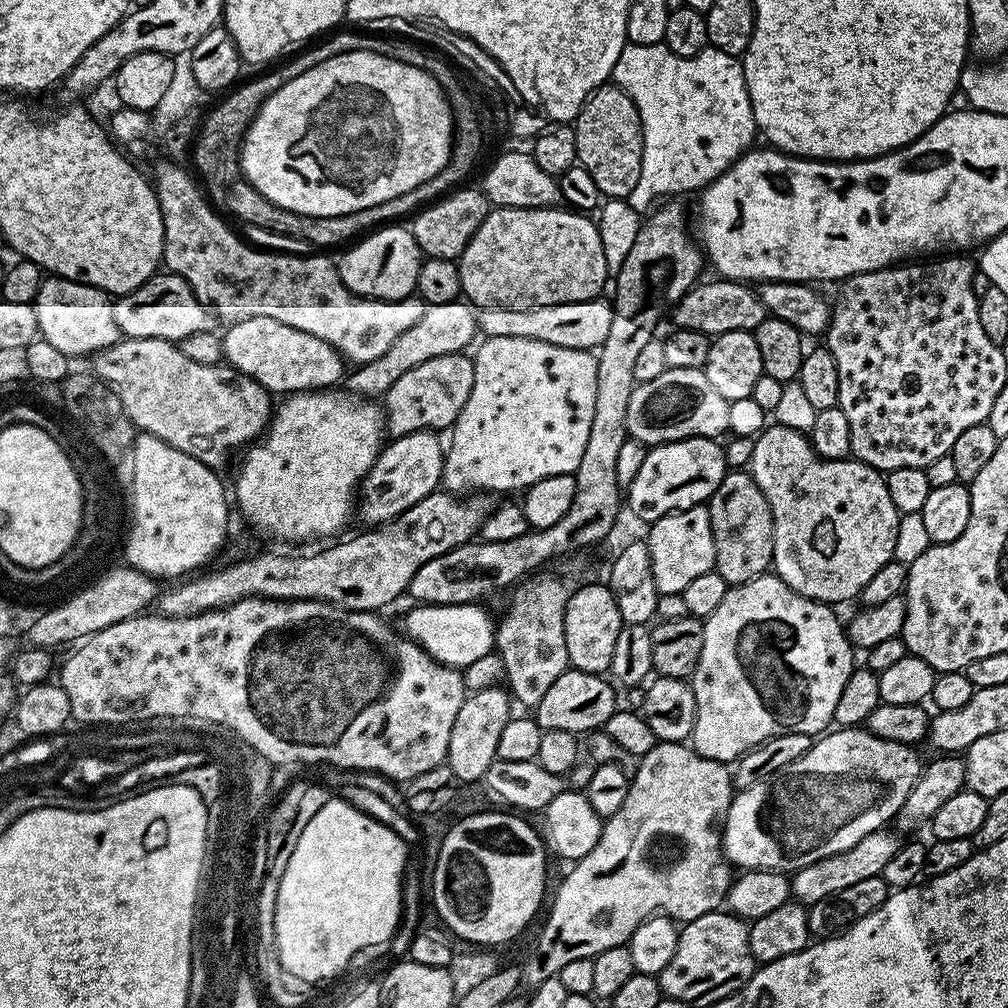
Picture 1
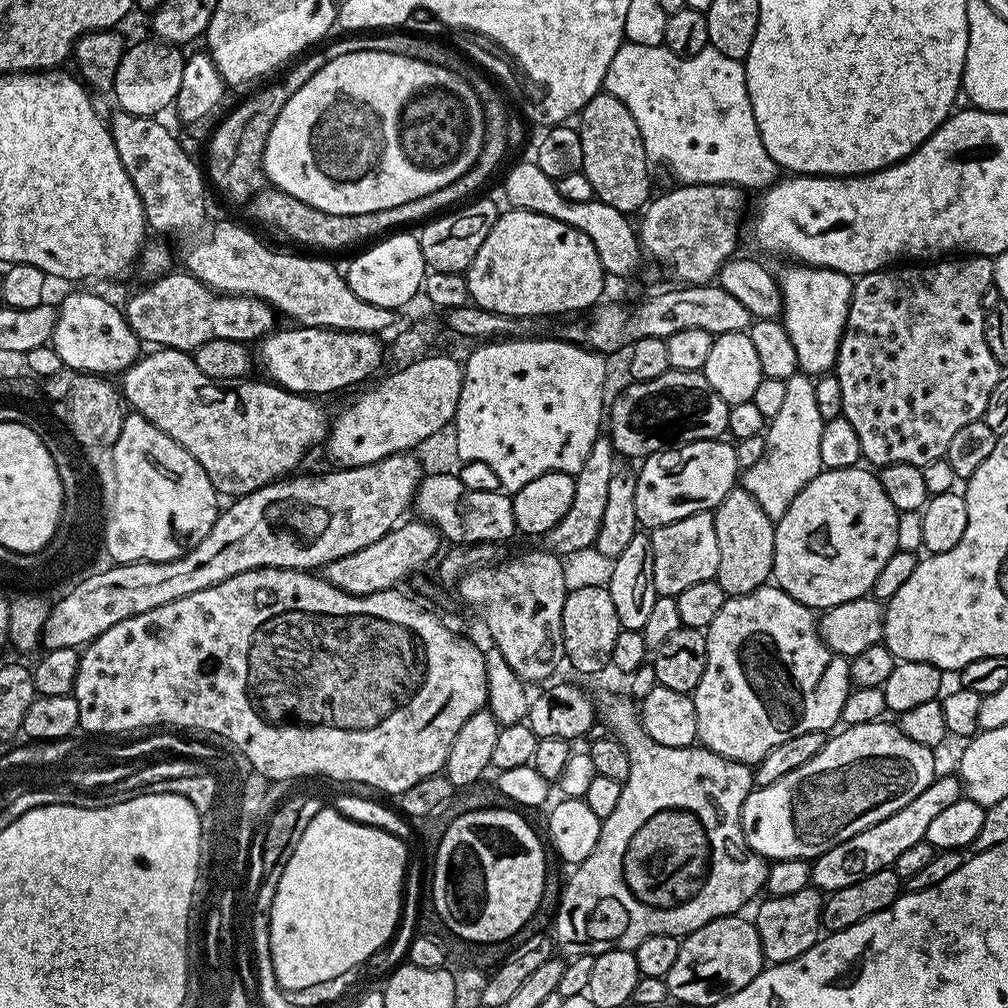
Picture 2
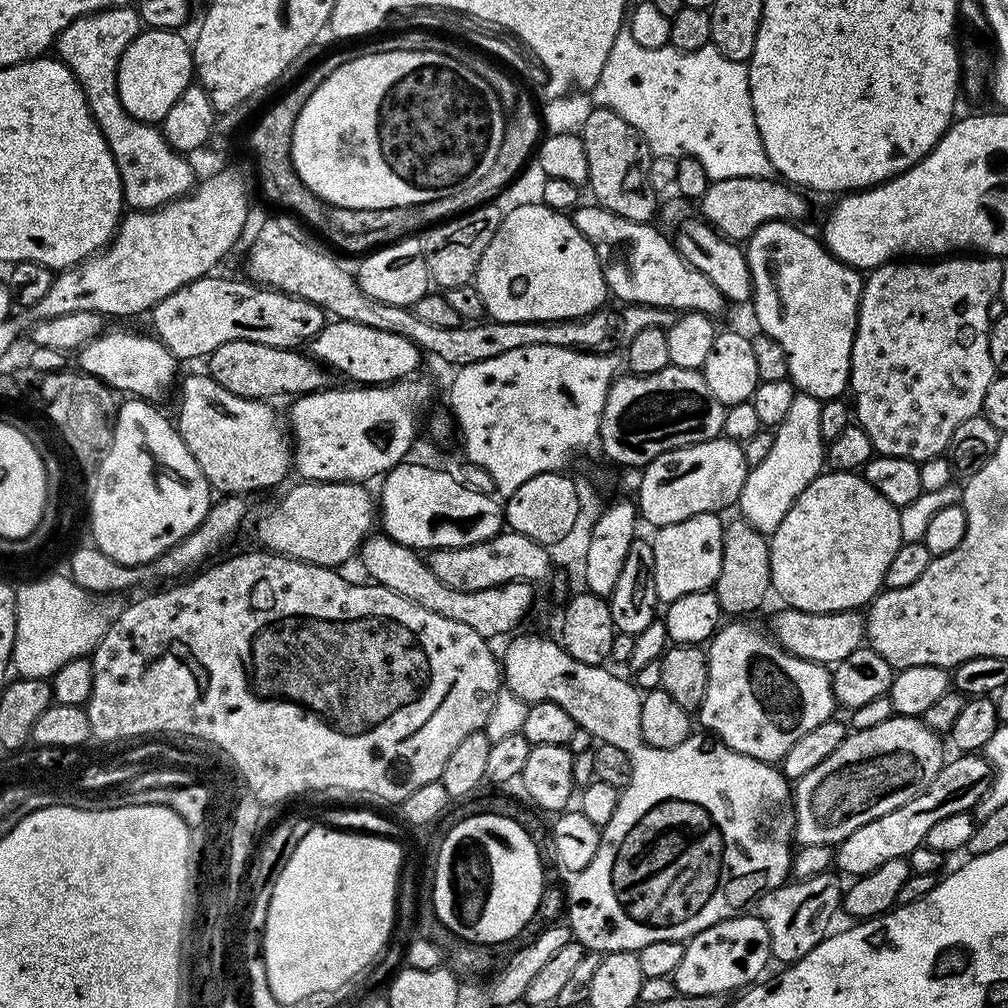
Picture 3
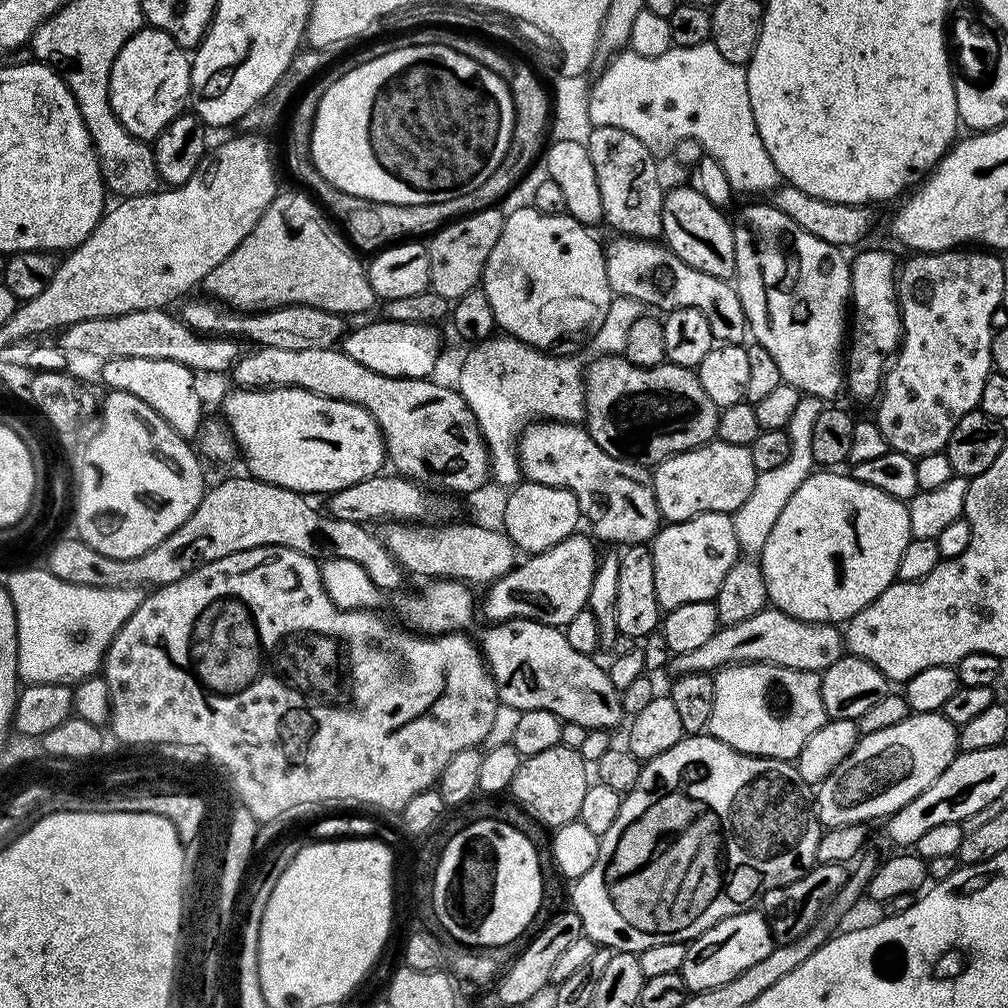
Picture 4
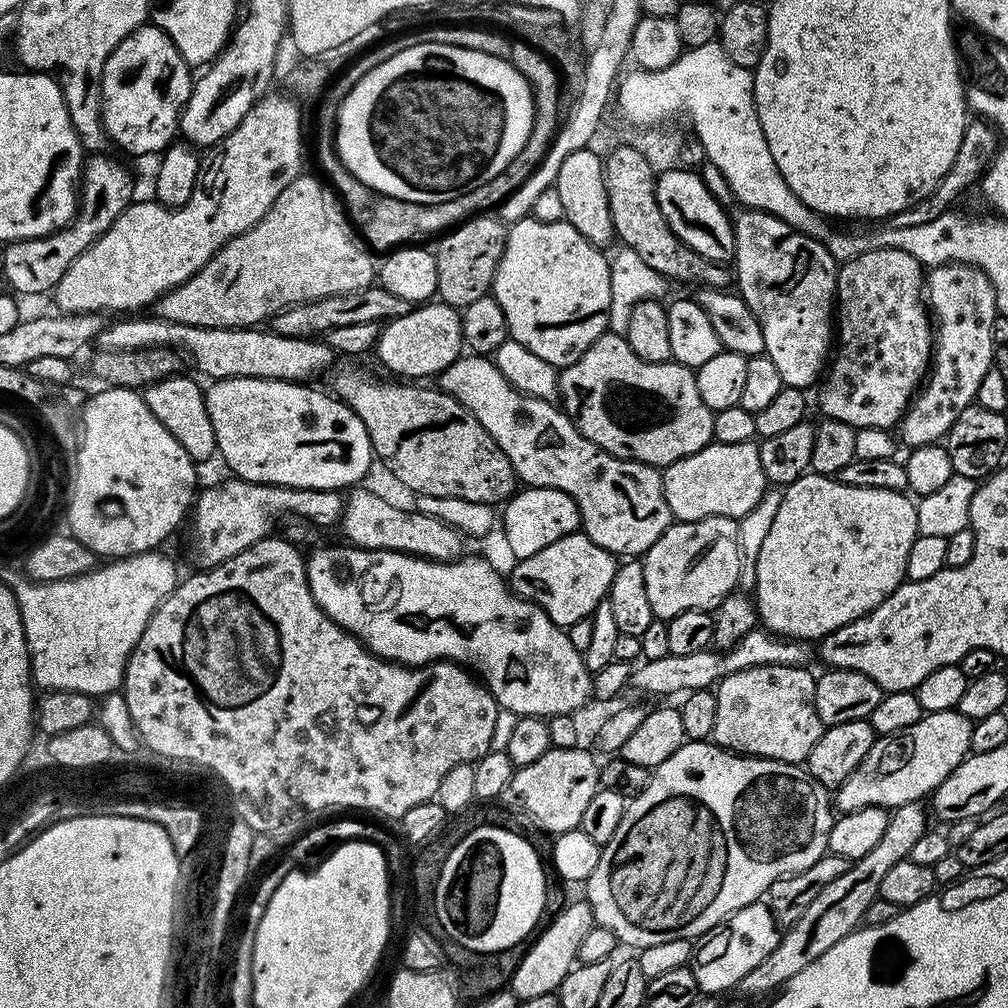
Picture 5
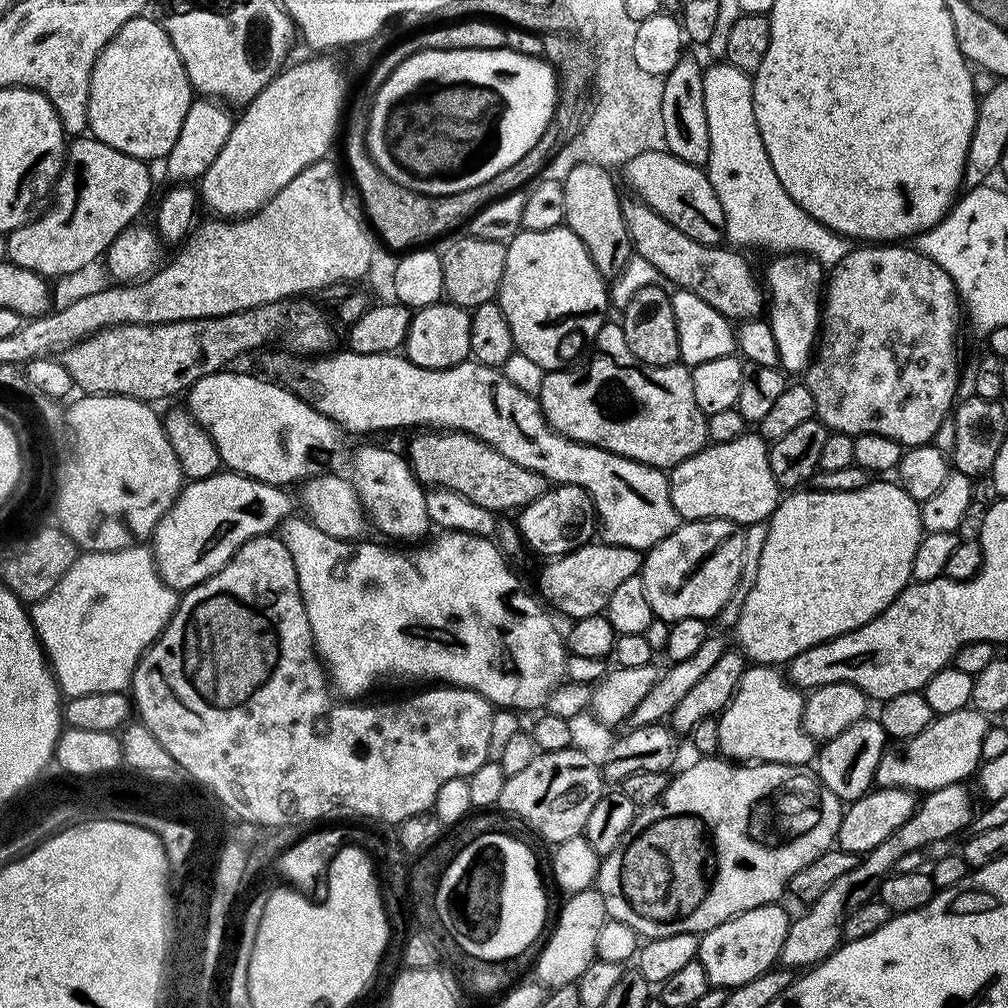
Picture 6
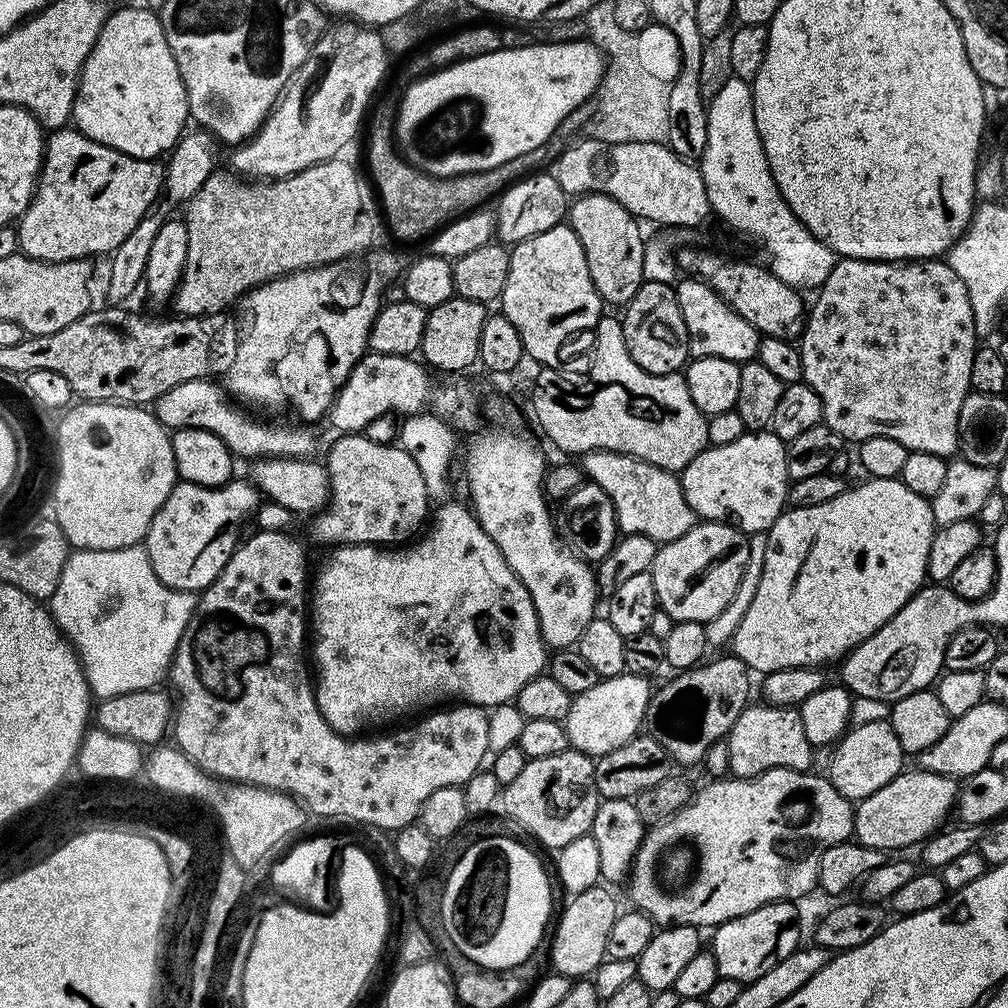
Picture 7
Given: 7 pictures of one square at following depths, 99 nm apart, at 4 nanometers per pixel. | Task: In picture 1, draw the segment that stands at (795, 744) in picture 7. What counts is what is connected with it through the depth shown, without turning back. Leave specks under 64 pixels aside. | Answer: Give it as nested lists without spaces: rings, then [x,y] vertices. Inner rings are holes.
[[[765,574],[745,584],[734,584],[729,587],[726,598],[722,598],[718,610],[714,610],[714,614],[710,614],[704,620],[702,658],[698,658],[696,671],[690,677],[690,683],[694,690],[694,702],[698,706],[698,715],[690,737],[690,746],[696,753],[702,758],[716,760],[719,764],[731,765],[762,742],[766,742],[770,738],[778,738],[778,734],[806,734],[816,738],[833,723],[834,706],[838,706],[838,698],[846,686],[846,678],[850,678],[854,667],[854,661],[852,661],[854,645],[848,639],[848,633],[842,620],[840,624],[839,618],[832,612],[835,611],[829,605],[798,594],[790,586],[786,586],[786,582],[782,582],[780,577],[775,574]]]

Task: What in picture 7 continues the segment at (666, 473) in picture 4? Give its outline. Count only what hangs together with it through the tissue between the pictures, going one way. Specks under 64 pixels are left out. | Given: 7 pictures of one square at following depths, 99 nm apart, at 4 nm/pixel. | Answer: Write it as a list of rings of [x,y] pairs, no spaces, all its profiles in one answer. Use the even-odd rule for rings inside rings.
[[[770,430],[763,432],[745,431],[742,438],[738,438],[738,442],[730,442],[727,446],[709,446],[698,454],[698,458],[694,458],[694,462],[690,462],[684,467],[684,471],[679,473],[680,485],[682,486],[682,494],[686,494],[686,502],[690,502],[690,510],[694,510],[697,517],[704,522],[715,522],[718,524],[733,524],[737,530],[745,534],[764,534],[771,528],[773,522],[780,517],[781,512],[785,511],[786,501],[788,498],[788,490],[790,481],[788,479],[788,471],[786,470],[786,458],[788,450],[785,441],[776,437]]]

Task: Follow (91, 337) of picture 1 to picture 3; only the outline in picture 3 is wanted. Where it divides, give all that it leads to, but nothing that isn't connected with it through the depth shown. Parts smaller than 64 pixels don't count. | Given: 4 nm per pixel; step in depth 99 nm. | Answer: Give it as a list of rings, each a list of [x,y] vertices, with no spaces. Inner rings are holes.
[[[105,330],[94,337],[89,344],[79,349],[79,371],[98,377],[103,384],[117,393],[131,394],[149,402],[159,401],[159,396],[177,379],[178,361],[166,350],[166,346],[155,335],[139,336],[136,332],[111,332]]]

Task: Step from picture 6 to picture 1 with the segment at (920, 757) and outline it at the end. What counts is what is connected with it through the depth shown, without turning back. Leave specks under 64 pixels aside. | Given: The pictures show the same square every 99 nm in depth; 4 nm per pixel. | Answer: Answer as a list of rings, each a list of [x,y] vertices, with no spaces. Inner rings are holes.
[[[837,727],[835,731],[821,735],[802,758],[775,779],[754,782],[754,786],[741,788],[733,795],[722,825],[722,847],[729,865],[740,870],[775,868],[788,874],[815,860],[850,850],[850,846],[862,842],[866,834],[881,831],[887,820],[895,821],[902,802],[910,798],[910,790],[914,790],[918,782],[922,760],[912,753],[915,751],[909,745],[890,742],[869,732],[867,727]]]

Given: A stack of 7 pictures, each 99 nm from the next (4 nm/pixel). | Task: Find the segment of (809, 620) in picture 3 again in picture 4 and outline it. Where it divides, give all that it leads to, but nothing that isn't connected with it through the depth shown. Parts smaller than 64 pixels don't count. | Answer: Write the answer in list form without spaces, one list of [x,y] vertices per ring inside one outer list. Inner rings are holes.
[[[769,606],[754,614],[754,618],[746,618],[746,622],[717,628],[714,638],[710,638],[710,642],[703,646],[698,646],[698,650],[675,653],[671,657],[670,668],[676,676],[684,676],[688,672],[715,674],[730,664],[773,664],[786,666],[790,670],[819,674],[834,666],[834,662],[838,662],[838,658],[845,655],[845,652],[842,632],[837,625],[802,622]]]

